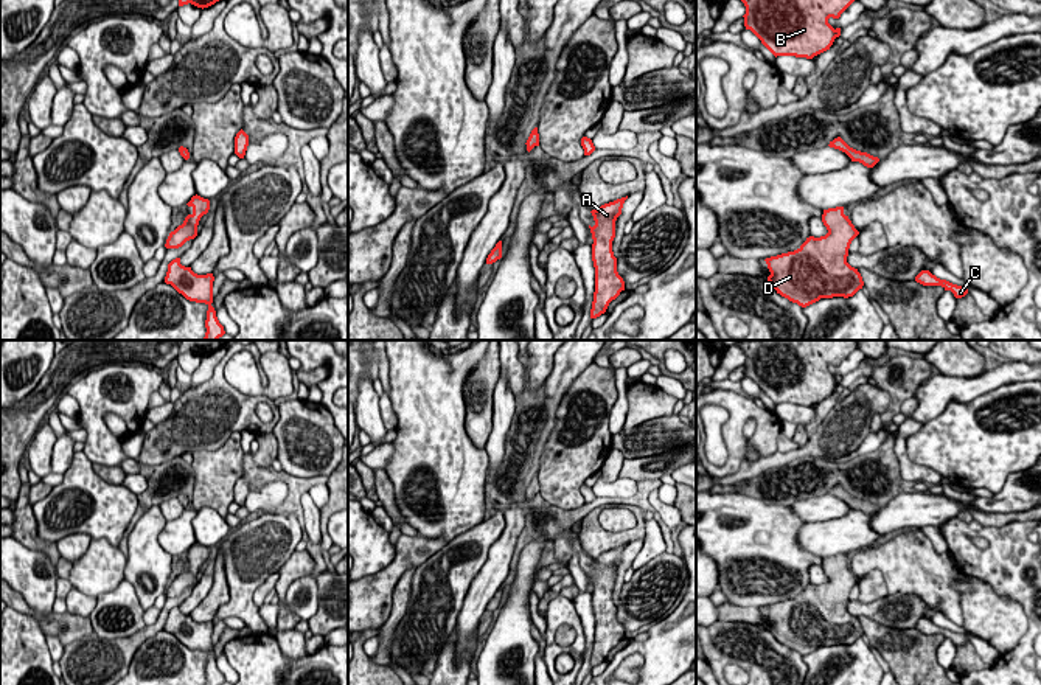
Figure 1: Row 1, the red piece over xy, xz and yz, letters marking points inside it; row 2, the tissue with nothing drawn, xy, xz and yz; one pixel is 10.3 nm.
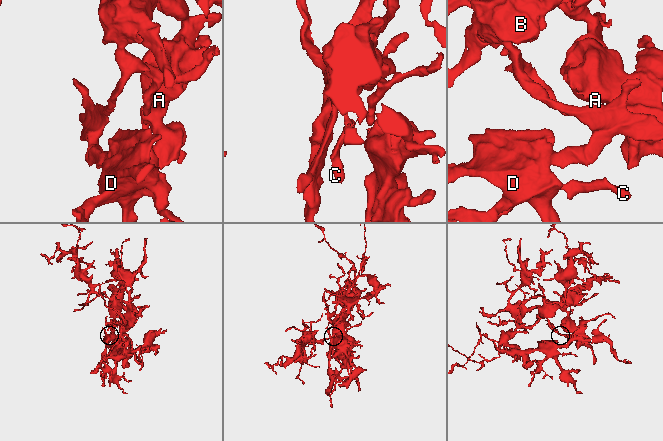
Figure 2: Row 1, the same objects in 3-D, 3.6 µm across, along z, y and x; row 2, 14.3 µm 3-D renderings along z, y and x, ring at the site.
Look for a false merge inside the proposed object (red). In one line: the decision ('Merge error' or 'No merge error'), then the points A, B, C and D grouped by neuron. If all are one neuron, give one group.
No merge error. Groups: A B C D

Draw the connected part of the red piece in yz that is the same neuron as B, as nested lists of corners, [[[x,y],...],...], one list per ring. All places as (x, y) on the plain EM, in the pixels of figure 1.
[[[740,340],[746,354],[744,374],[750,377],[761,391],[777,404],[796,404],[813,407],[830,398],[841,376],[833,376],[828,367],[841,362],[856,348],[856,340]]]

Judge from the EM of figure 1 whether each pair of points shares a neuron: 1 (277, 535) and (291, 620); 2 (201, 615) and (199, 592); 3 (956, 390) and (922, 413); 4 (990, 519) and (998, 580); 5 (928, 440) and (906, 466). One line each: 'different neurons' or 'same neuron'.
1: different neurons
2: different neurons
3: same neuron
4: different neurons
5: different neurons

